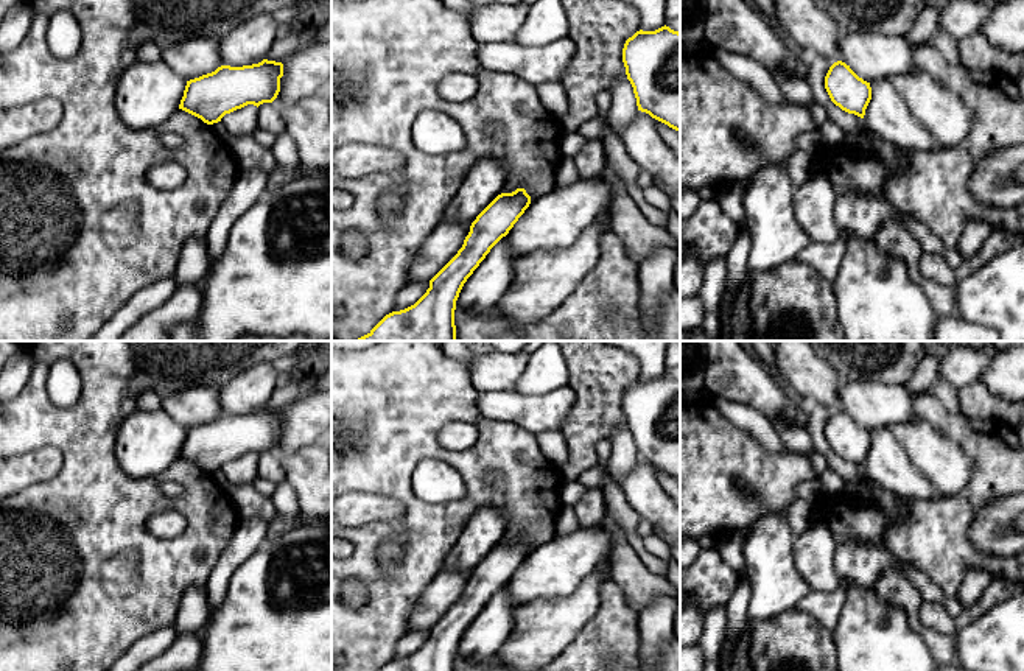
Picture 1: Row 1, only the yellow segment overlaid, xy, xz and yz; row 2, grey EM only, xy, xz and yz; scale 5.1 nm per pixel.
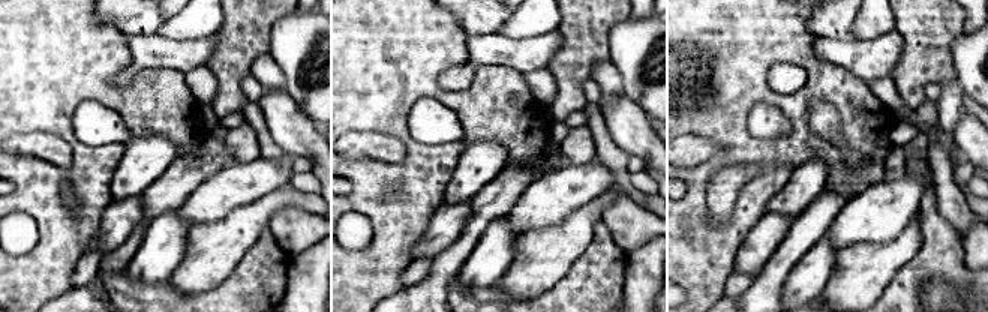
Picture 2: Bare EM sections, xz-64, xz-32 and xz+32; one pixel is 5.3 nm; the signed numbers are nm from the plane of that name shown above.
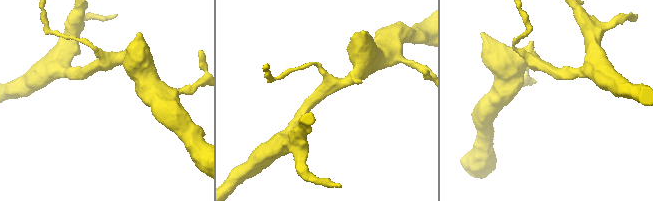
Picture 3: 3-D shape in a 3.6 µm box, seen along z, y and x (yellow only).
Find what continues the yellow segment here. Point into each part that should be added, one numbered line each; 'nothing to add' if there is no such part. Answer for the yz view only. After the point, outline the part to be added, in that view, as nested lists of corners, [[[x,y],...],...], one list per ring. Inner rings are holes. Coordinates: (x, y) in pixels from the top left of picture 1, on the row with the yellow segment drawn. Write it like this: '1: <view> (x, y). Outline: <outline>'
nothing to add

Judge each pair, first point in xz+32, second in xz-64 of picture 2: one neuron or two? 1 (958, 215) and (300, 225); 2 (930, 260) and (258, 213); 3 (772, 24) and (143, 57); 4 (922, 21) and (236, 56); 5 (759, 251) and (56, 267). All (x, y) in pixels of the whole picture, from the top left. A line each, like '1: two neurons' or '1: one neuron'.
1: one neuron
2: two neurons
3: two neurons
4: one neuron
5: two neurons

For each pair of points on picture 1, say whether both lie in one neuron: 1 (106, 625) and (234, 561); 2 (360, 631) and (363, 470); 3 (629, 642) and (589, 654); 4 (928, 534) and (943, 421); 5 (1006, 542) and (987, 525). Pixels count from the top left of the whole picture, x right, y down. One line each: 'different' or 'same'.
1: different
2: same
3: same
4: same
5: same

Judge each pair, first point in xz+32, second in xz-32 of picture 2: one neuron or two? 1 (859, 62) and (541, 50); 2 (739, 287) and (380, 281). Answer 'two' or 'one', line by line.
1: one
2: two

